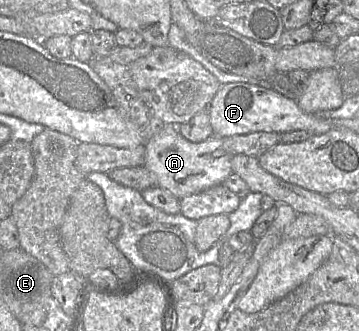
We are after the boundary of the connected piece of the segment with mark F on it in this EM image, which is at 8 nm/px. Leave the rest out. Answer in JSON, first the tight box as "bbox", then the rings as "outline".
{"bbox":[207,82,332,138],"outline":[[[244,82],[223,84],[207,110],[210,115],[213,136],[219,138],[254,132],[282,134],[296,130],[304,130],[317,135],[326,133],[332,128],[331,120],[322,115],[304,112],[297,101],[281,95],[267,85]]]}

